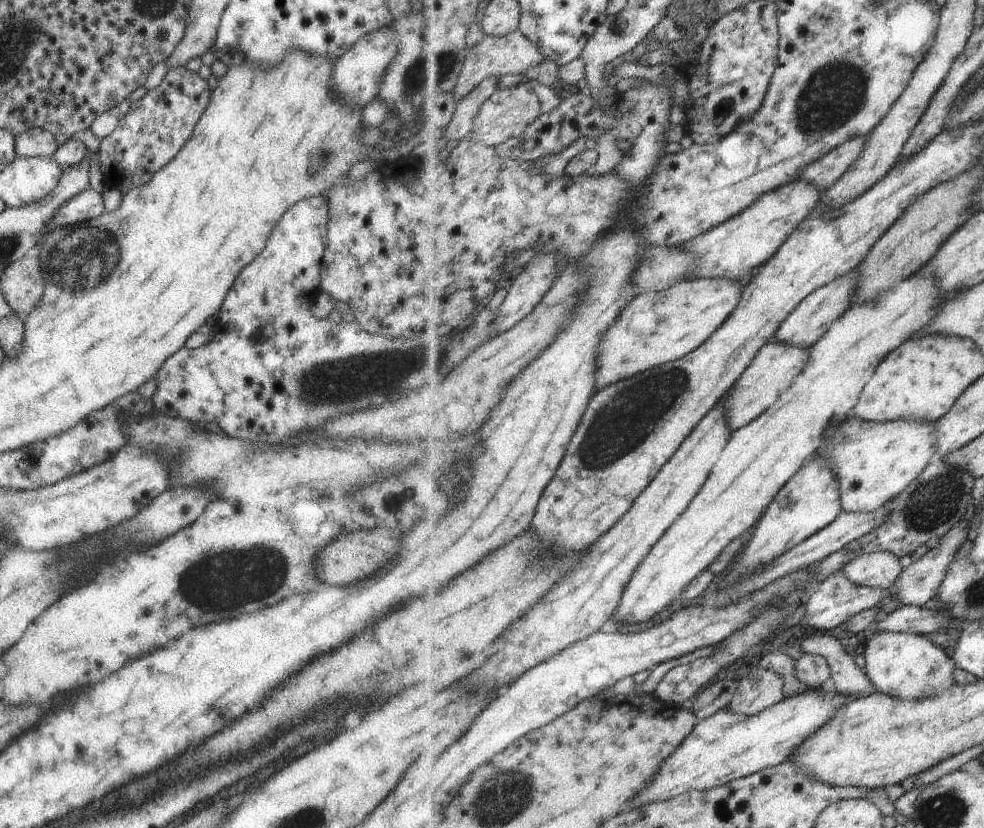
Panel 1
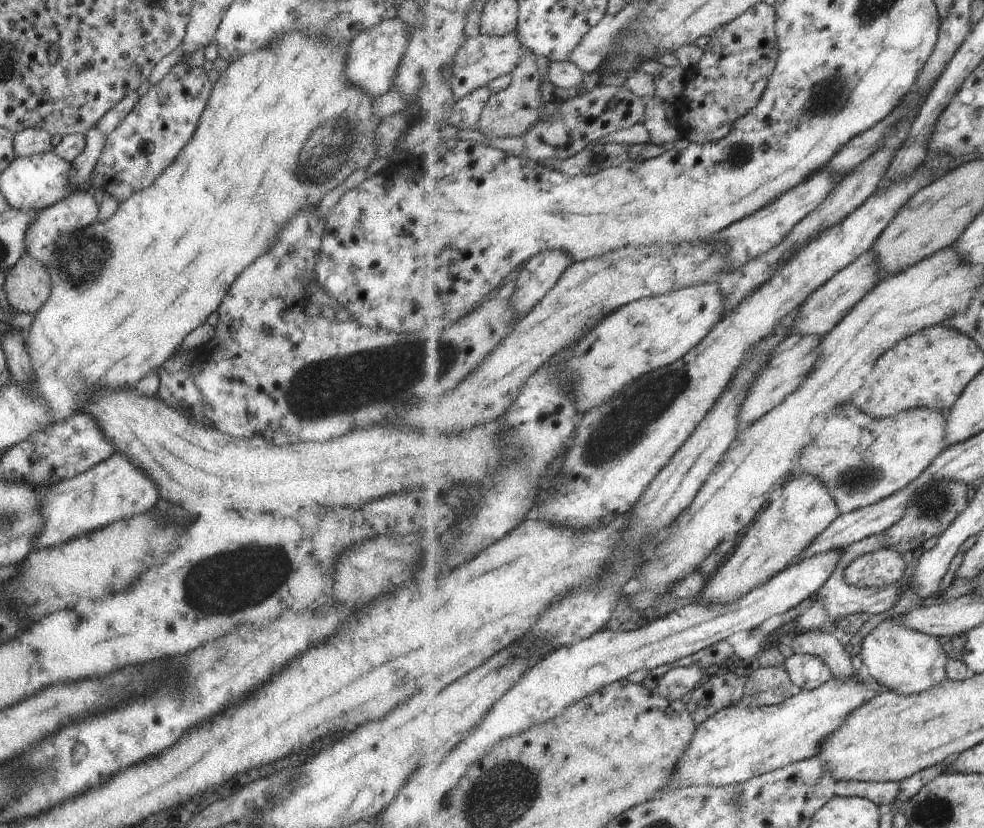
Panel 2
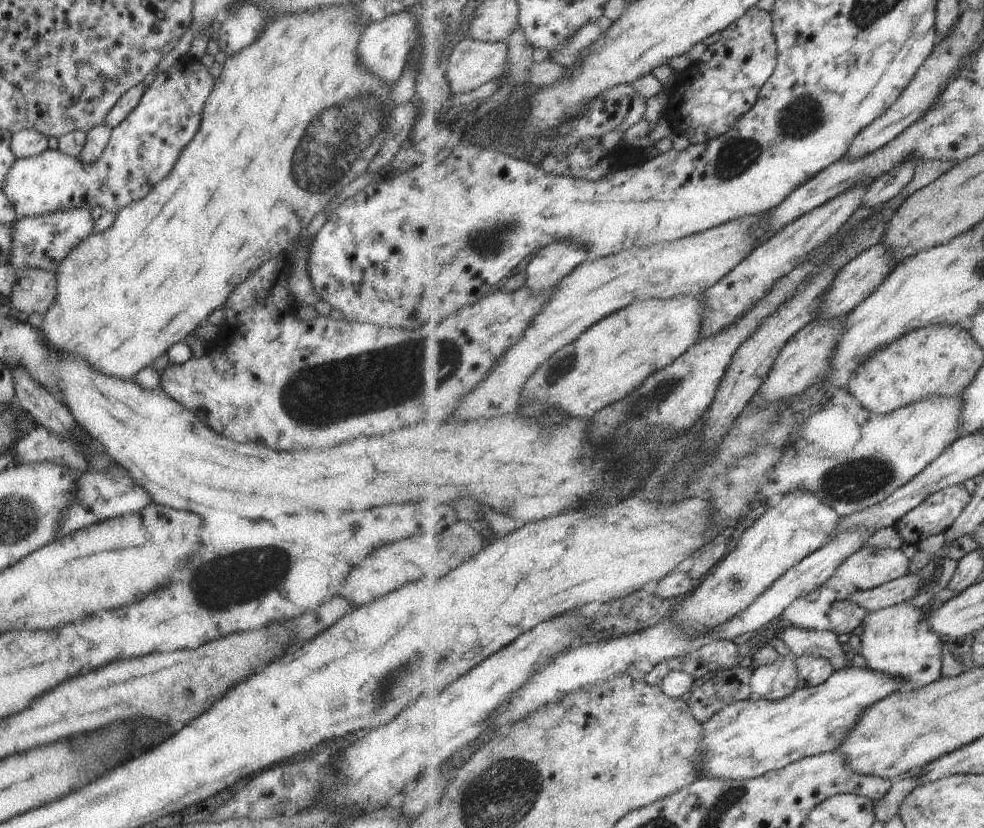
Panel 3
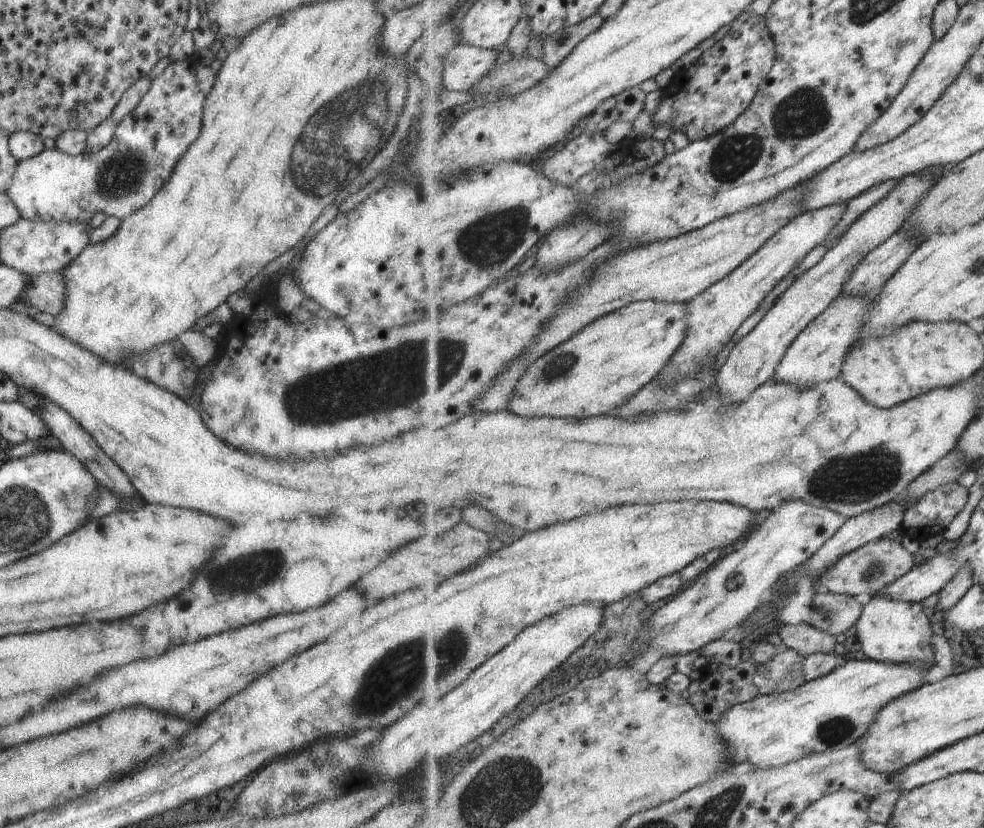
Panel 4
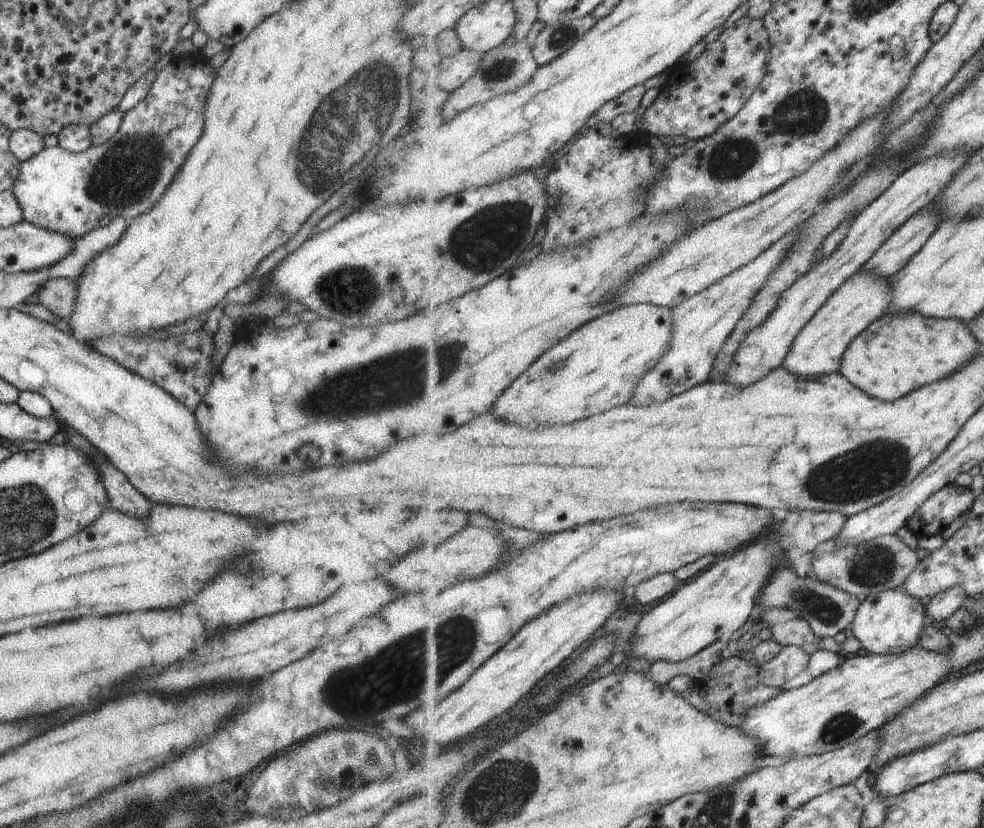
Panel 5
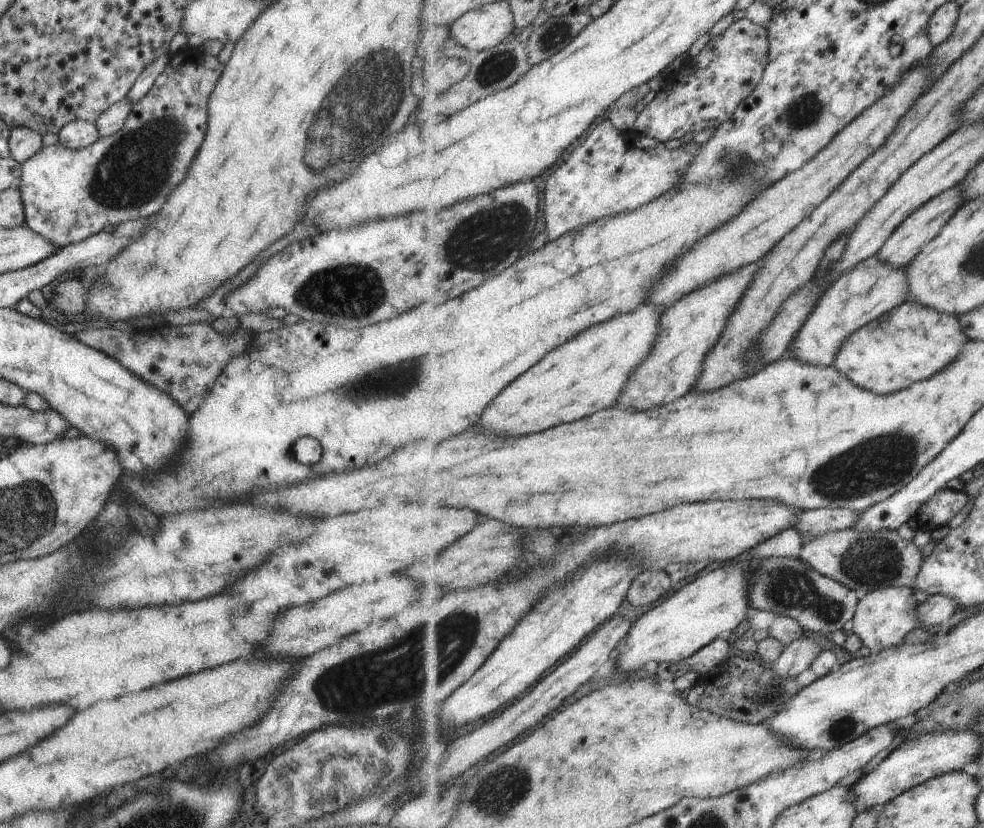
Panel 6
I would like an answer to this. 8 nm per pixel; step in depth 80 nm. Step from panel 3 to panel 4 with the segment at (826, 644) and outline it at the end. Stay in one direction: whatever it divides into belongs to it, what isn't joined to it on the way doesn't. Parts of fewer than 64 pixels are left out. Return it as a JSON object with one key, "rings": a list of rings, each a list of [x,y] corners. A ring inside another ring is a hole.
{"rings":[[[809,624],[782,625],[777,632],[786,649],[799,652],[801,656],[809,657],[815,654],[834,654],[837,668],[845,666],[846,660],[833,652],[837,644],[837,635],[831,636],[827,632],[820,632]]]}

